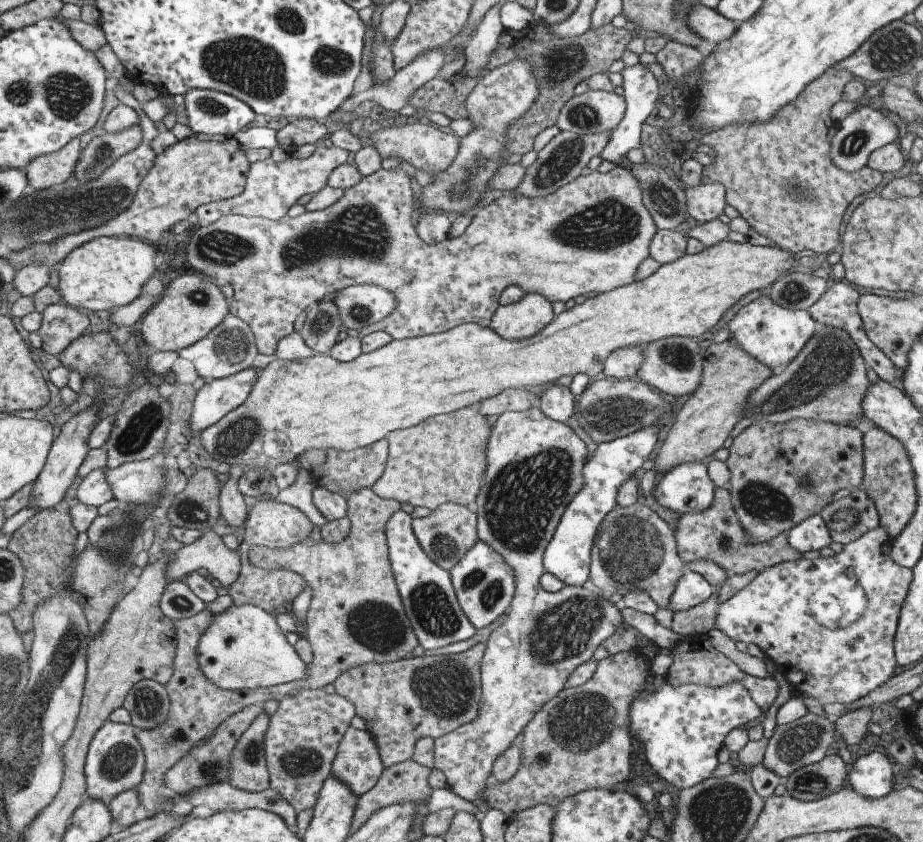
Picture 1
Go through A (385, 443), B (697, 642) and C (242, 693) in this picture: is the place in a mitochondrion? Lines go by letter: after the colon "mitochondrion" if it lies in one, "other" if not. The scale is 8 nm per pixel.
A: other
B: other
C: other

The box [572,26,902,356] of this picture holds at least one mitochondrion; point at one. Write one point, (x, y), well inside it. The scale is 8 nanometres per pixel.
(799, 187)

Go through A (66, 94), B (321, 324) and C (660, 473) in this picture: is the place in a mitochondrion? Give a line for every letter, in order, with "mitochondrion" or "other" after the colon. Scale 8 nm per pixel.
A: mitochondrion
B: mitochondrion
C: other

